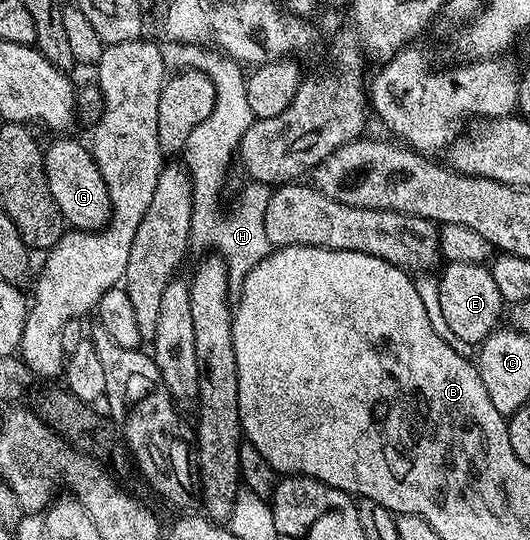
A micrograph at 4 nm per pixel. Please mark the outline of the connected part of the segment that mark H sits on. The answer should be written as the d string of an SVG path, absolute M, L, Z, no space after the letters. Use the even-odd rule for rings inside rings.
M168 42L163 45L164 63L172 70L196 69L204 72L214 82L216 91L216 101L214 110L210 112L210 118L194 128L194 134L186 142L182 153L182 163L188 170L188 177L192 179L192 221L190 222L191 247L208 248L215 255L223 256L224 265L228 267L229 289L239 290L244 285L248 271L254 266L258 266L260 260L264 260L268 253L273 251L272 243L266 238L266 202L270 195L269 185L255 182L245 183L244 193L236 200L236 205L228 213L220 212L220 195L224 192L224 179L228 176L228 167L232 160L237 159L240 143L246 134L246 130L254 119L250 110L250 102L246 102L246 79L245 71L235 60L229 59L223 52L217 52L210 48L205 48L203 44L178 44Z

